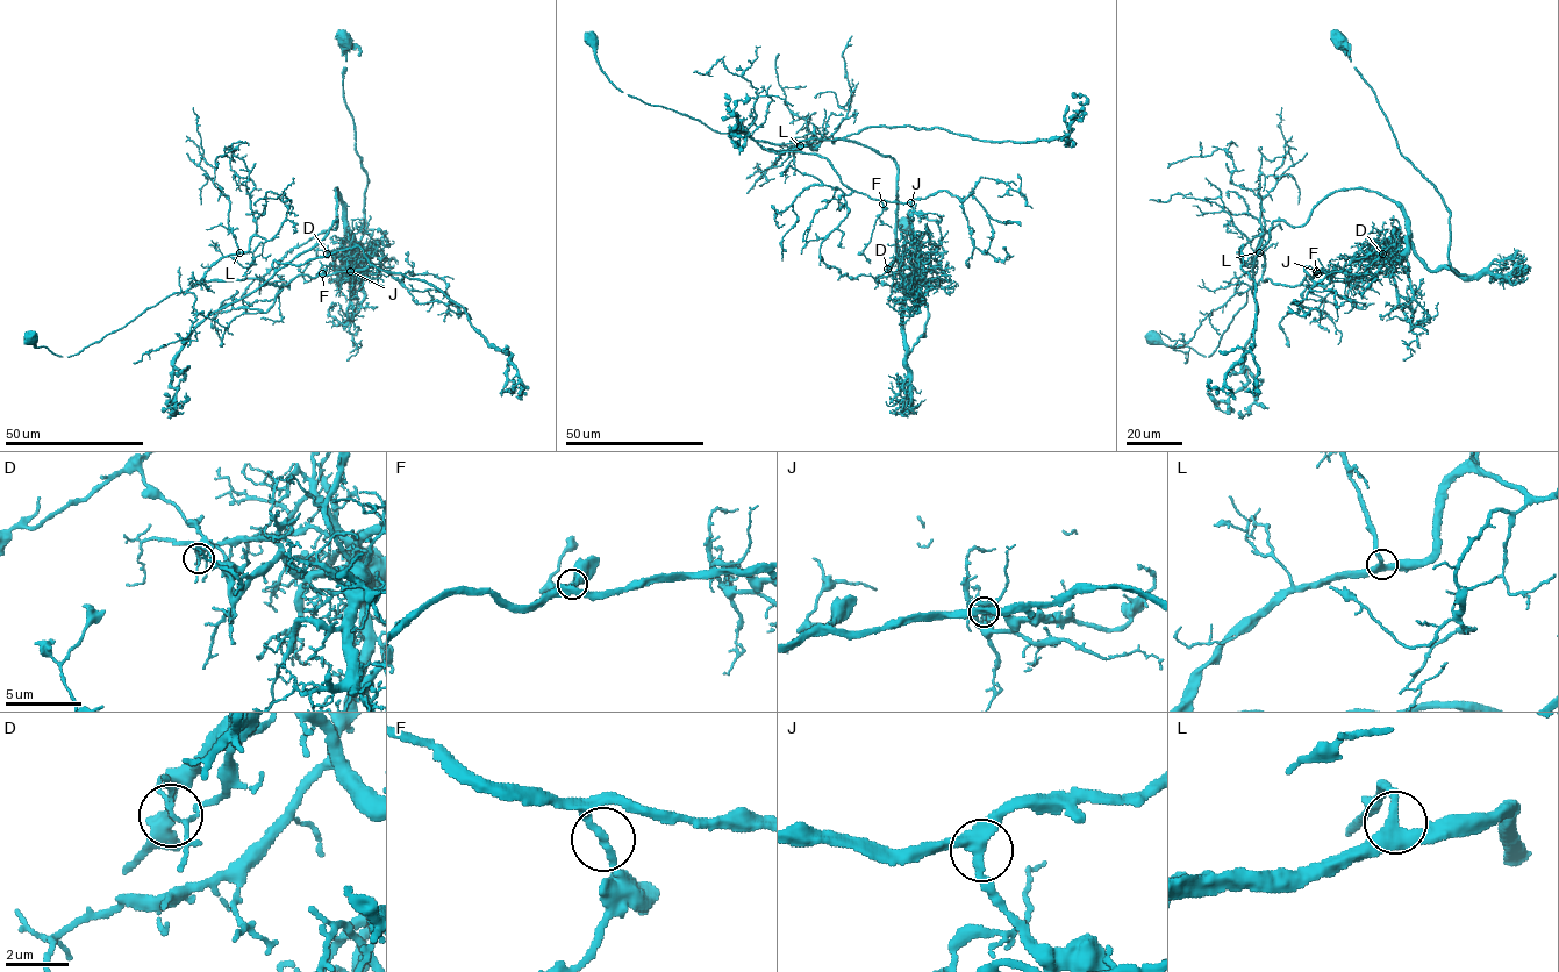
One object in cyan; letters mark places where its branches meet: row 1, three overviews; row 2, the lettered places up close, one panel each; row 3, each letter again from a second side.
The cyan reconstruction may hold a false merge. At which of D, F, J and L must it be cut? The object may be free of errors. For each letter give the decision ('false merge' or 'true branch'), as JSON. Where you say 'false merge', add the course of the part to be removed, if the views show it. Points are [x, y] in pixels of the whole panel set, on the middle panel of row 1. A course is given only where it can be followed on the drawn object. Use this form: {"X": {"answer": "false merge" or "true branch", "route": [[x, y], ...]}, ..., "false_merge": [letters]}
{"D": {"answer": "false merge", "route": [[887, 269], [849, 278], [820, 257], [852, 191], [819, 155], [765, 149], [816, 149], [778, 54]]}, "F": {"answer": "true branch"}, "J": {"answer": "true branch"}, "L": {"answer": "true branch"}, "false_merge": ["D"]}

